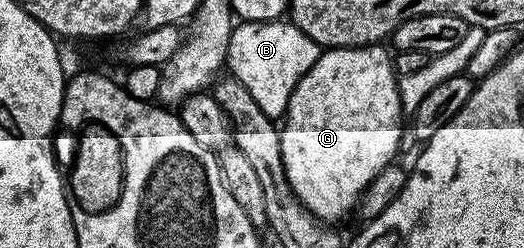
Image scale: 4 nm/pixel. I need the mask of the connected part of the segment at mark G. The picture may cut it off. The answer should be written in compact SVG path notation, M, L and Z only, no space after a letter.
M369 46L357 48L328 48L319 55L318 61L302 75L296 90L292 90L292 98L286 107L284 123L281 125L282 134L282 153L284 154L284 170L288 174L288 182L300 198L300 202L308 209L317 220L323 222L334 222L330 220L342 220L350 211L352 213L359 207L359 200L364 195L366 188L386 167L393 165L398 152L398 143L402 140L402 120L404 113L400 94L398 93L398 76L396 75L395 65L392 63L392 56L389 51L385 52L382 46Z

